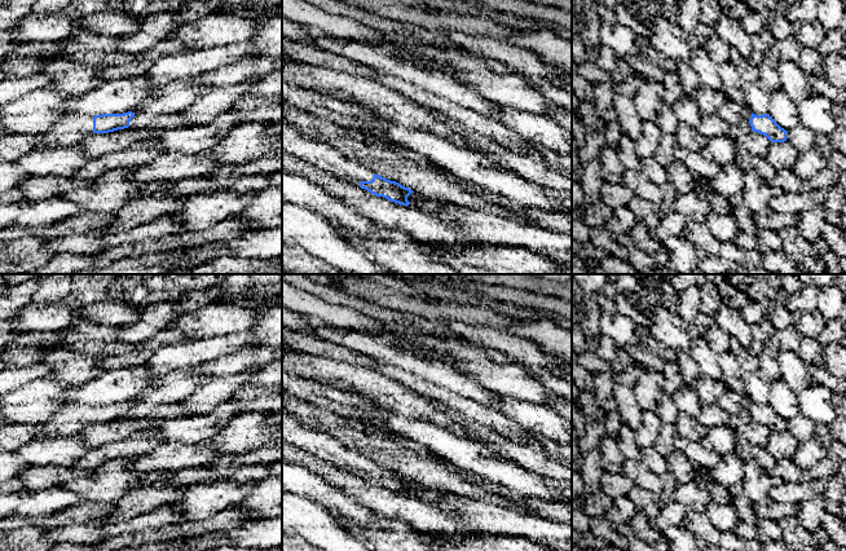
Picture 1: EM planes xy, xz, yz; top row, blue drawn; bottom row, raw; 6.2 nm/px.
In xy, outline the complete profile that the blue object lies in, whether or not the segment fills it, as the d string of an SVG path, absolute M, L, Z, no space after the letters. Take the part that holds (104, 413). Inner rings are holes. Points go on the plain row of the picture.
M135 402L124 404L70 404L53 413L39 427L38 438L56 438L76 436L85 427L93 423L109 423L129 416Z

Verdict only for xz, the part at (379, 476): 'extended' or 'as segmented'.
extended

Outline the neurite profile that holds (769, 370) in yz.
M766 343L762 353L758 356L759 367L757 374L767 383L781 379L781 371L777 362L777 353Z

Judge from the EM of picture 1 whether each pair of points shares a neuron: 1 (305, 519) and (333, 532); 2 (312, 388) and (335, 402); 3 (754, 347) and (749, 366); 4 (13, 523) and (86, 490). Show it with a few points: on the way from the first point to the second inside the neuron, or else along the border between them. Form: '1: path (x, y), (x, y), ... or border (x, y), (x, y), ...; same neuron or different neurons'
1: path (312, 523), (326, 532); same neuron
2: path (317, 392), (330, 399); same neuron
3: border (745, 348), (757, 356); different neurons
4: border (113, 501), (82, 502); different neurons

